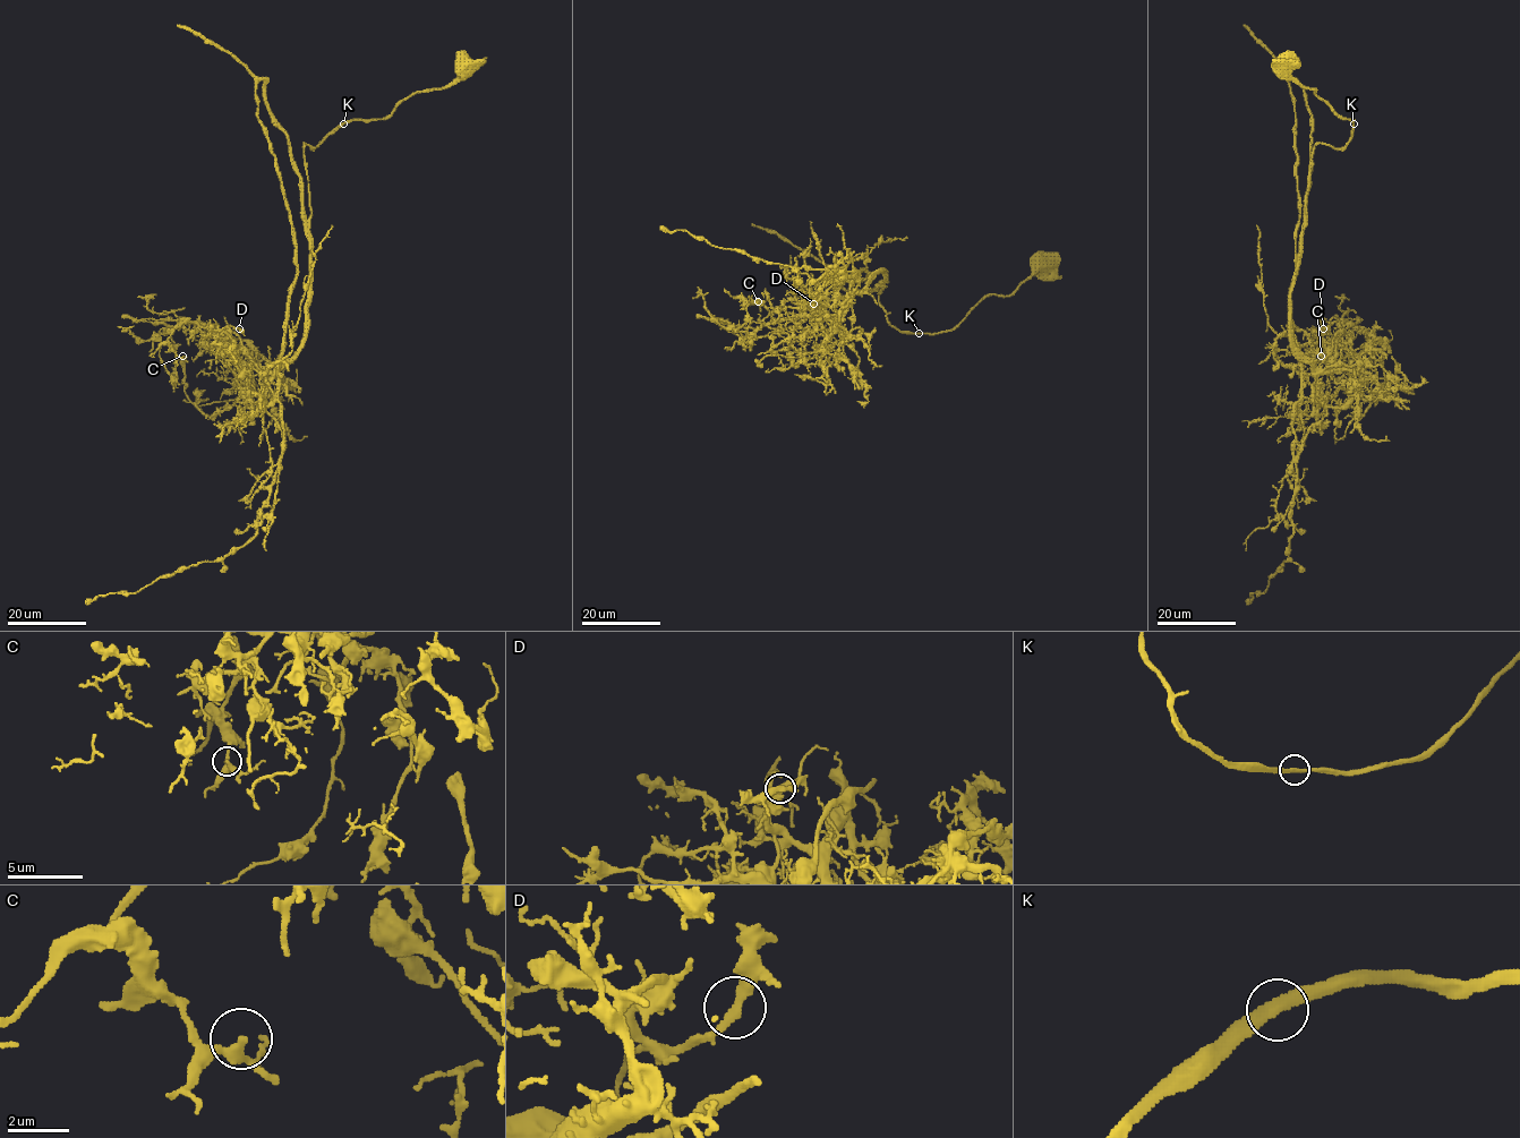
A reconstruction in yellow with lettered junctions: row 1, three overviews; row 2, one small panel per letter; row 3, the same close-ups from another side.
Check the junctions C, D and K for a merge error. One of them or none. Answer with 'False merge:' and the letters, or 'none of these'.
False merge: none of these

